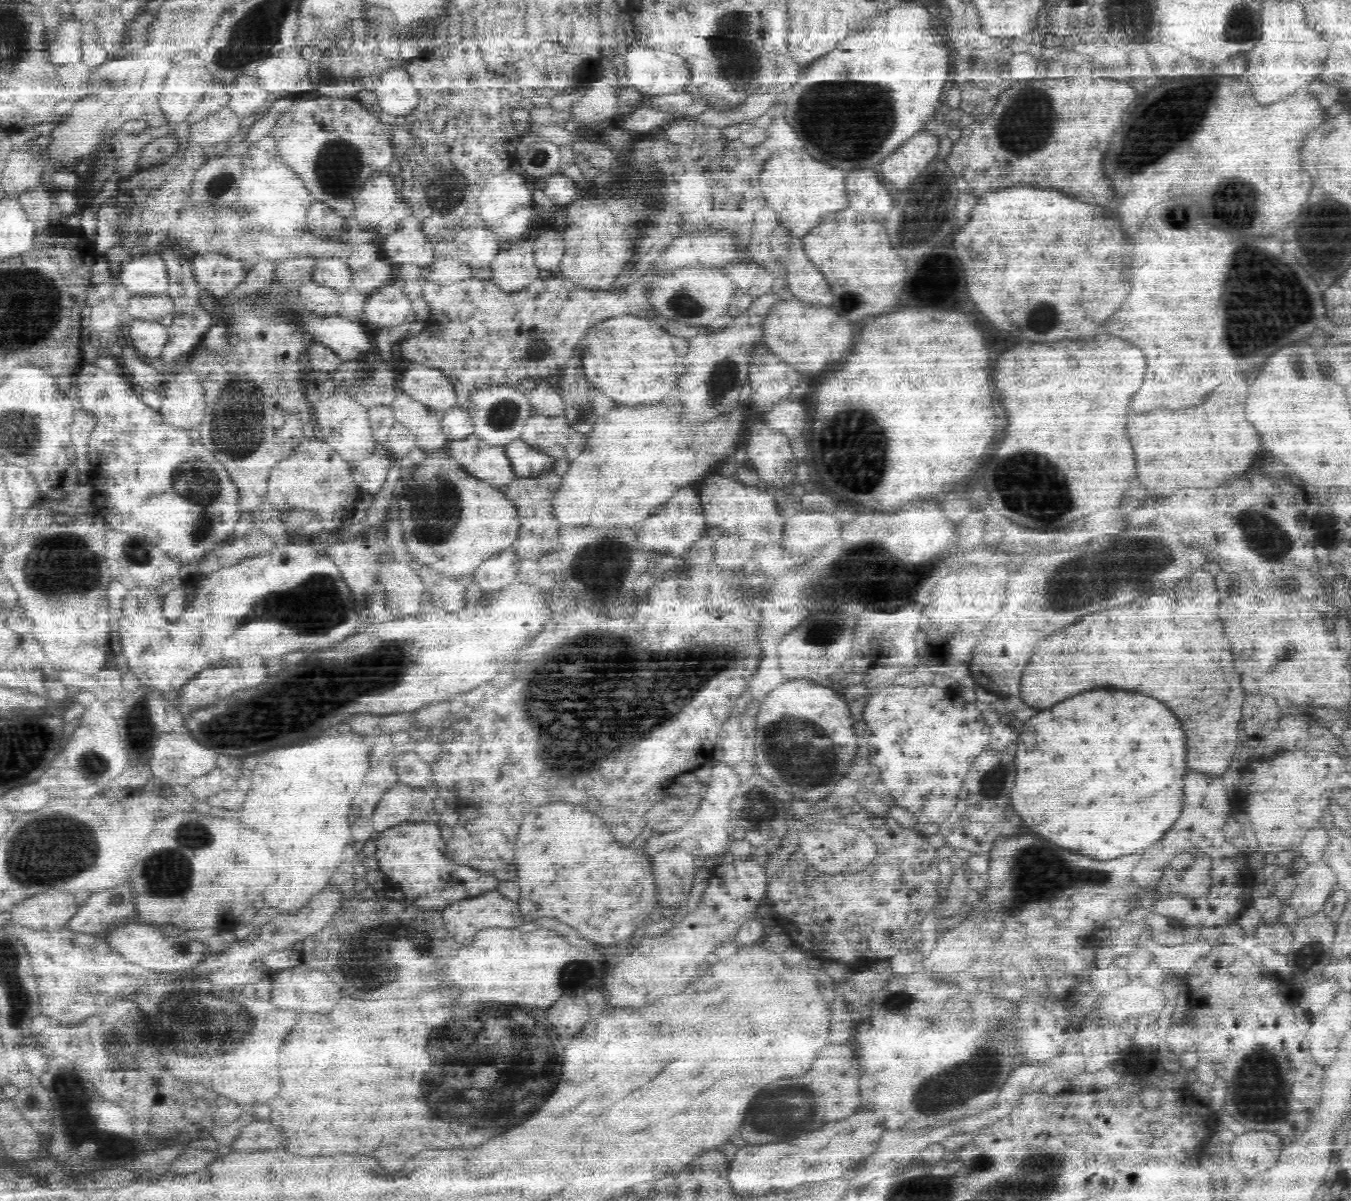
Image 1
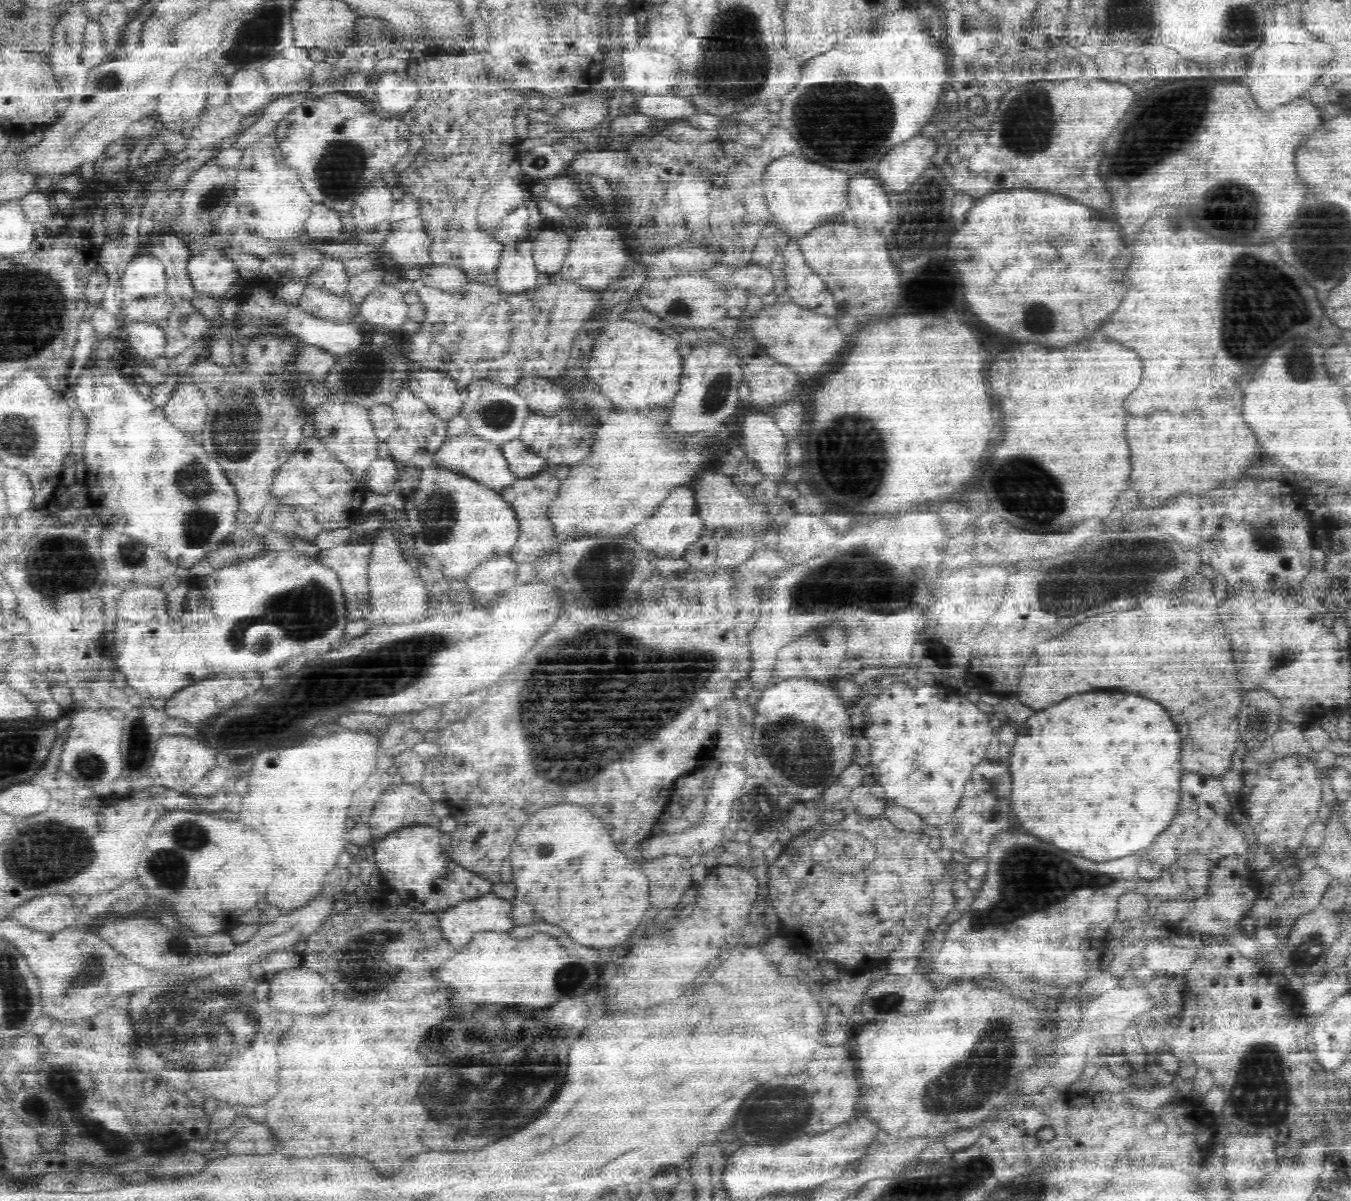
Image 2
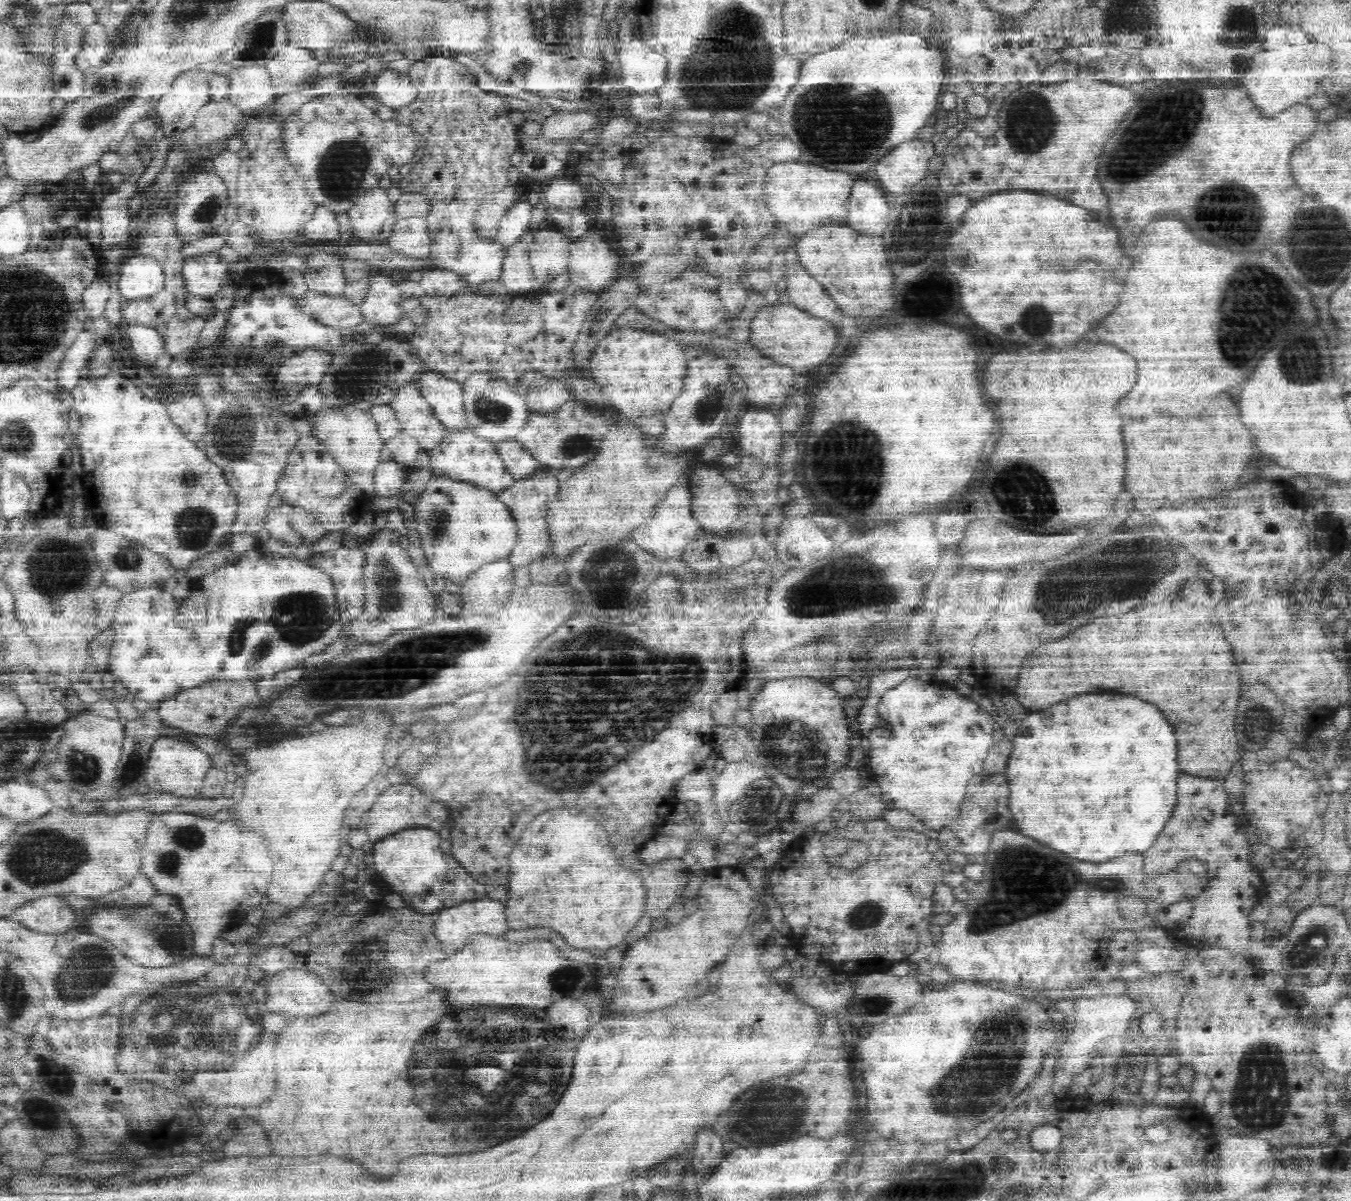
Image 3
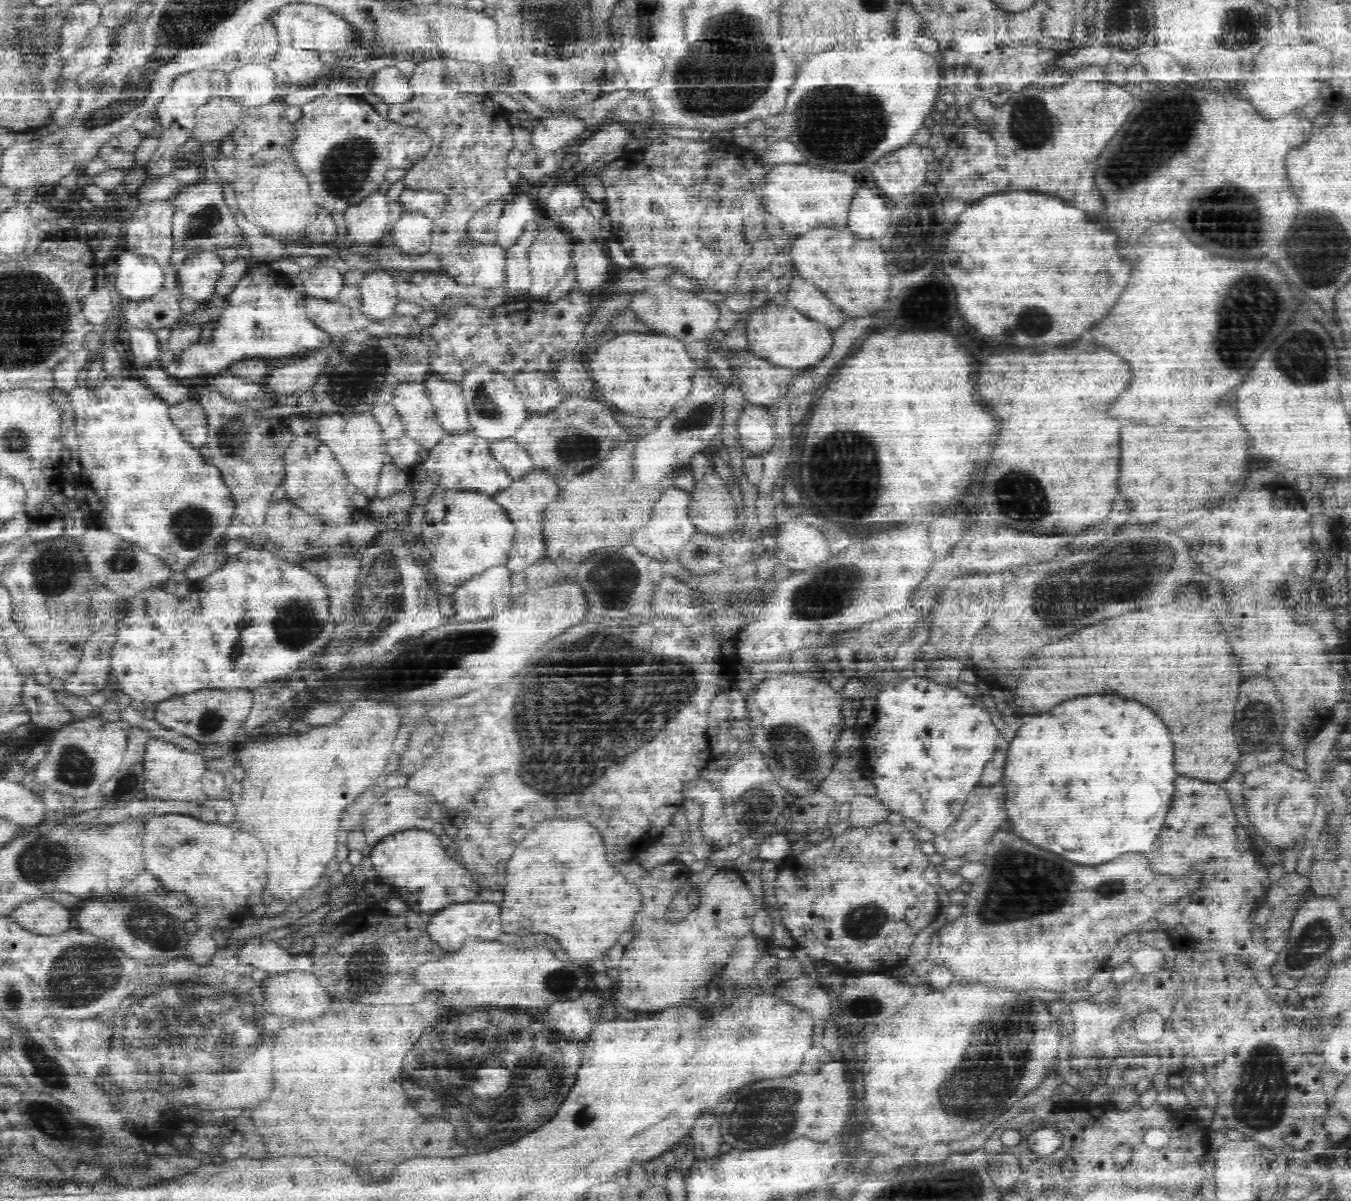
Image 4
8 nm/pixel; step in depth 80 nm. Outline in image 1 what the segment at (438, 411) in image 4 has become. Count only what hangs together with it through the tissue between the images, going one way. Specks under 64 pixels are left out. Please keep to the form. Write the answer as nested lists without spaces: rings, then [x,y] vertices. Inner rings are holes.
[[[416,361],[401,364],[396,382],[398,392],[436,412],[458,406],[454,387],[442,370]]]

